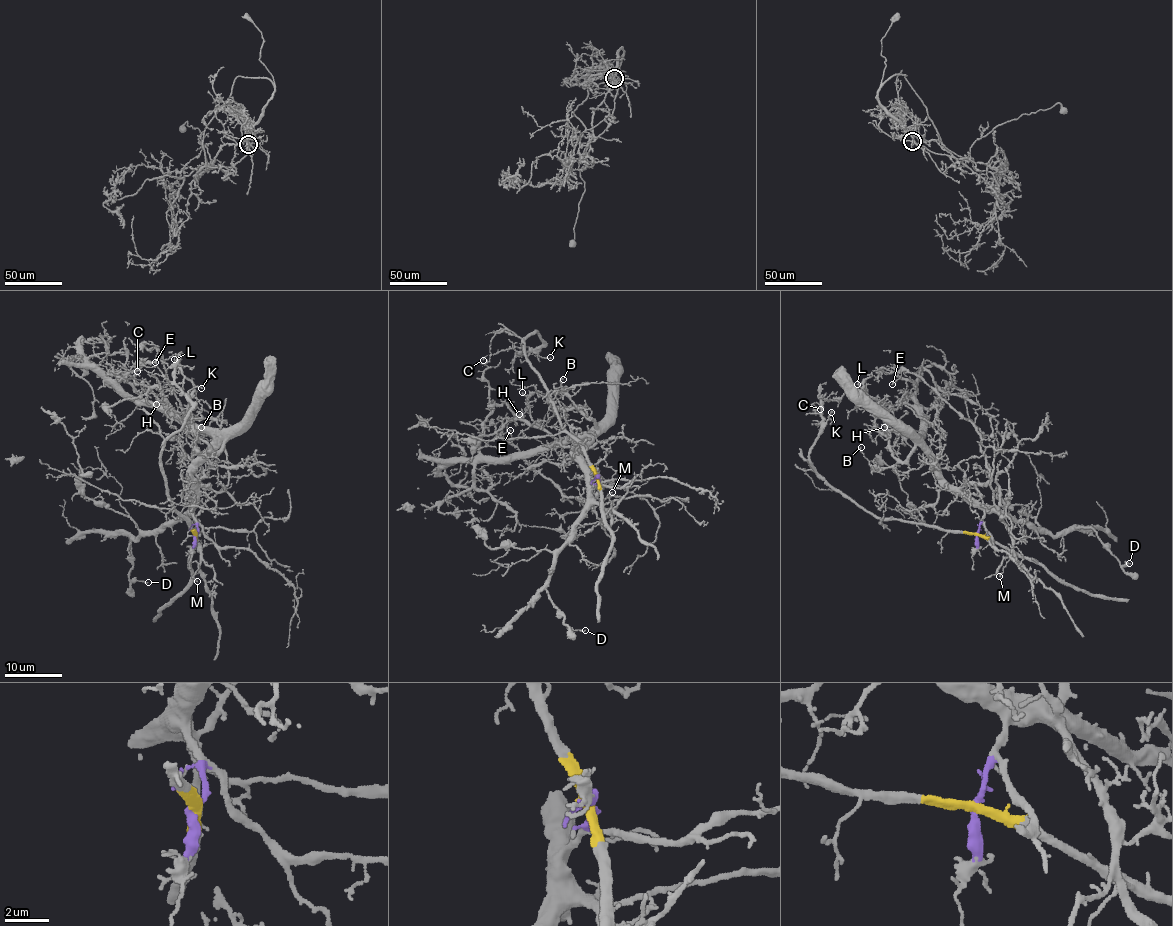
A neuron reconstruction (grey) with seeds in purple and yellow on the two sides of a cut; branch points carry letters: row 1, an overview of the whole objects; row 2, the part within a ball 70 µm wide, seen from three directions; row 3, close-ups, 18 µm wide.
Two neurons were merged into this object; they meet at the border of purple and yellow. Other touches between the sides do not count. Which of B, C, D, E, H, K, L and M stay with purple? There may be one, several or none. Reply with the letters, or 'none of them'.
B, D, E, H, L

